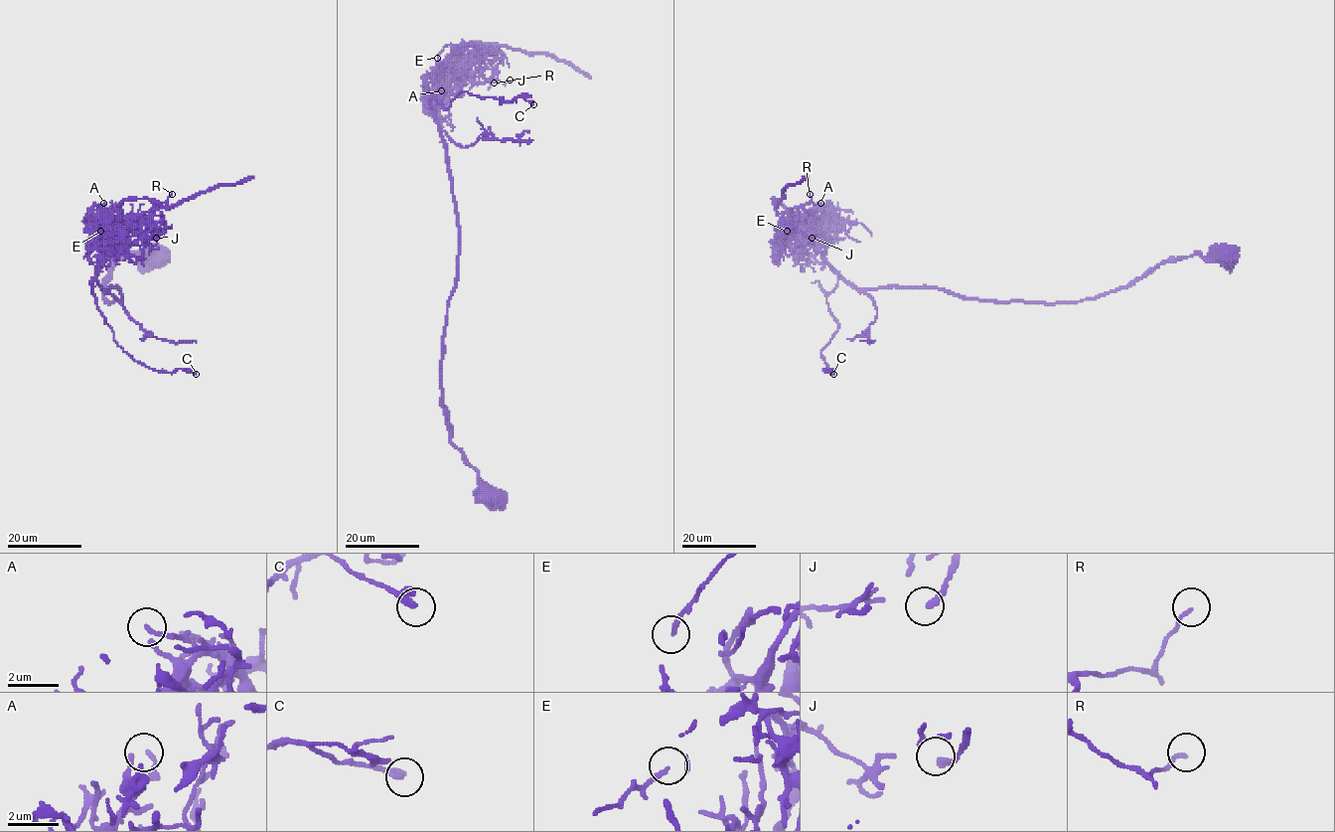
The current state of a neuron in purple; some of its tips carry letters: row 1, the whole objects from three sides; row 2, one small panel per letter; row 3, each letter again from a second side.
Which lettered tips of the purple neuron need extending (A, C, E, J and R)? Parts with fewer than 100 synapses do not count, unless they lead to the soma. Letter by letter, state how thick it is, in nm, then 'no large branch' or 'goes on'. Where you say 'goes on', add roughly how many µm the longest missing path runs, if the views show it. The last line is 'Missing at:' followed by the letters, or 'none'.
A: calibre 120 nm; no large branch
C: calibre 320 nm; no large branch
E: calibre 160 nm; no large branch
J: calibre 200 nm; no large branch
R: calibre 130 nm; no large branch
Missing at: none

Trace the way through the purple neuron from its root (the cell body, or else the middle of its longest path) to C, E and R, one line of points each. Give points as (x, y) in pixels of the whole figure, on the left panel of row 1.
C: (153, 252), (113, 260), (103, 298), (119, 302), (93, 277), (96, 306), (135, 361), (196, 374)
E: (153, 252), (113, 260), (108, 303), (121, 295), (97, 270), (112, 231), (120, 237), (116, 252), (100, 231)
R: (153, 252), (113, 260), (108, 303), (121, 300), (118, 287), (97, 281), (109, 237), (172, 194)

